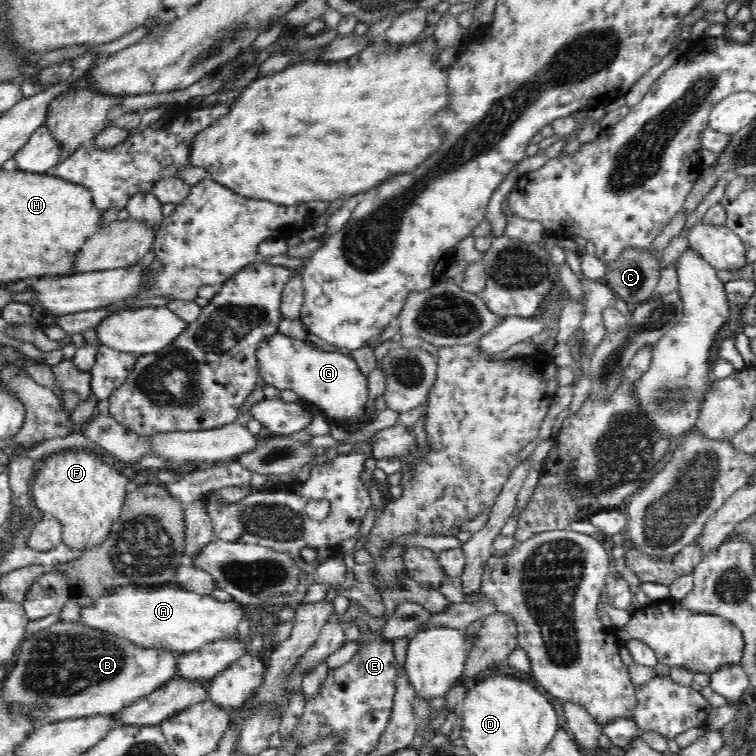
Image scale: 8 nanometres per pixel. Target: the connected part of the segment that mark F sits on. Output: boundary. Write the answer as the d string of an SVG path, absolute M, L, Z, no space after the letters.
M66 449L42 460L32 482L32 498L45 516L58 518L62 524L62 541L86 550L100 544L109 535L112 524L119 518L126 496L128 476L98 458L96 453Z

